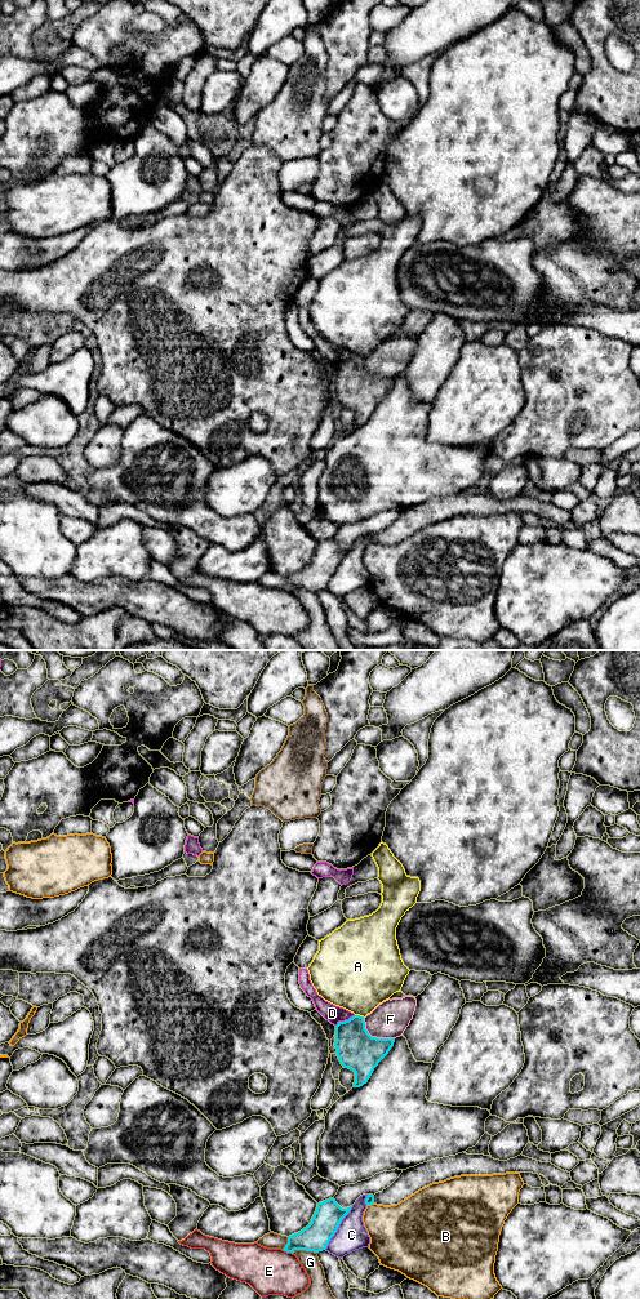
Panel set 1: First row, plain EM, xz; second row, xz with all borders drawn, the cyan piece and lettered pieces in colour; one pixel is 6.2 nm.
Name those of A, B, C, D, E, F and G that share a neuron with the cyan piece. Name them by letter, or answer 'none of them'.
none of them

